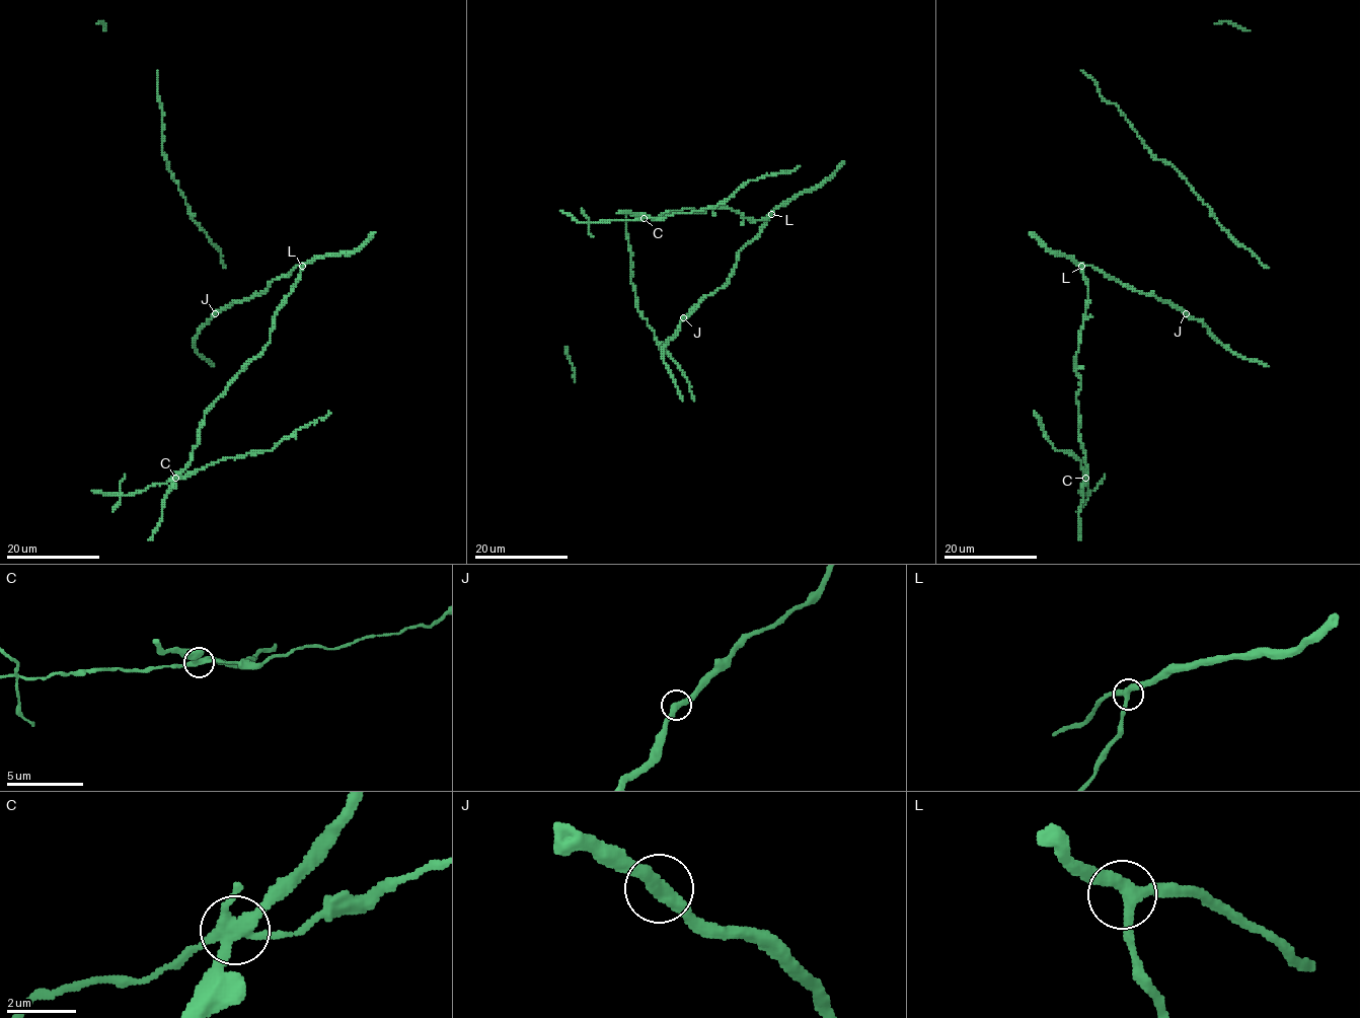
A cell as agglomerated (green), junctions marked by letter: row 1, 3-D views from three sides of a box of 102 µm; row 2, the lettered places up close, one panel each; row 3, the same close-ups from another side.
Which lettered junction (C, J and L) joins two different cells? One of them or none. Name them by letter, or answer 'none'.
C

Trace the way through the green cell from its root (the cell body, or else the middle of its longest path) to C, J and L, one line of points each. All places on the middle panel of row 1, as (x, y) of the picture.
C: (716, 291), (737, 255), (769, 215), (757, 220), (728, 208), (708, 208), (645, 218)
J: (716, 291), (707, 294), (683, 318)
L: (716, 291), (728, 281), (737, 255), (760, 232), (771, 214)

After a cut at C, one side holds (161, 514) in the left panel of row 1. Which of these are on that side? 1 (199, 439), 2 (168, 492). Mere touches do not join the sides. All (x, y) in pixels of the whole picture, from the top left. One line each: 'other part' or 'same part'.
1: same part
2: same part

